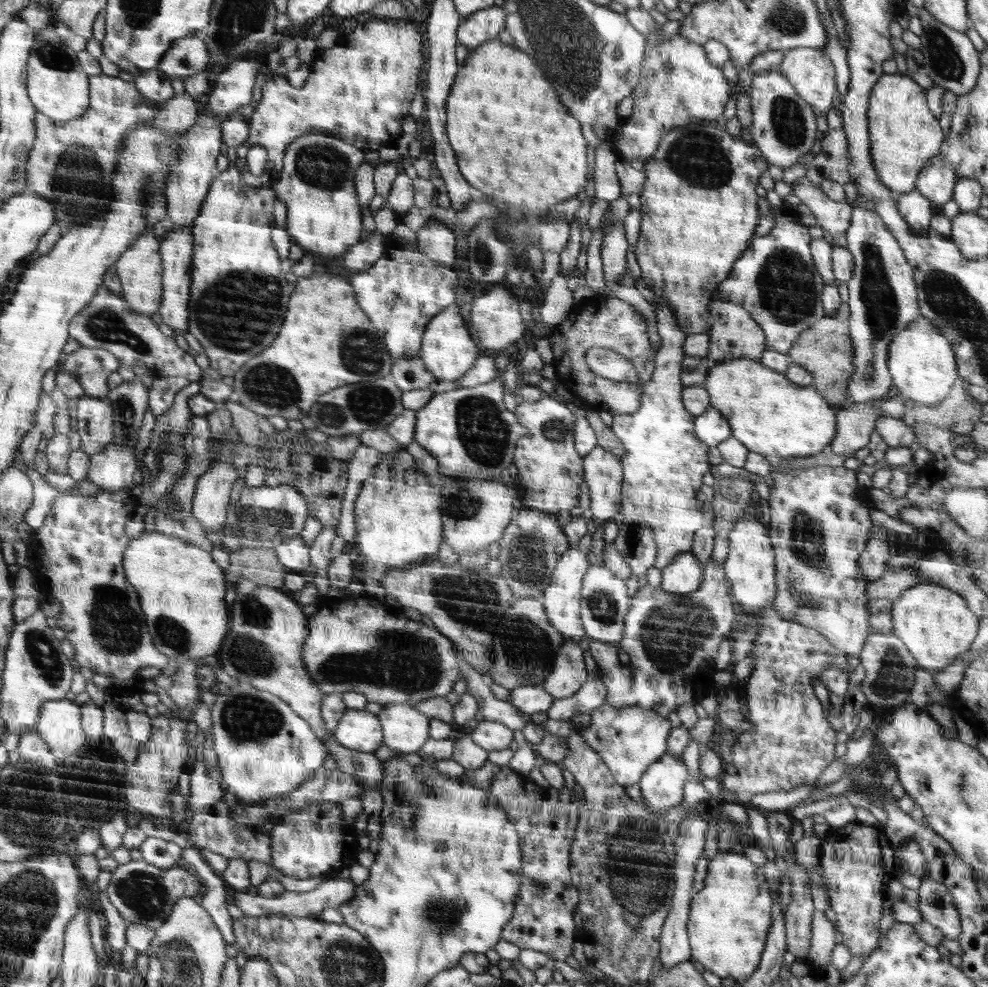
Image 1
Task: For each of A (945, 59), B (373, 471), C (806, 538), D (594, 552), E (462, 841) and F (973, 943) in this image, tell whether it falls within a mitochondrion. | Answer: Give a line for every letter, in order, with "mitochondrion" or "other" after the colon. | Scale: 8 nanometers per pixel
A: mitochondrion
B: other
C: mitochondrion
D: other
E: other
F: other

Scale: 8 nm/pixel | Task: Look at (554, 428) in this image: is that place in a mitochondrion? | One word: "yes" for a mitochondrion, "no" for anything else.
yes

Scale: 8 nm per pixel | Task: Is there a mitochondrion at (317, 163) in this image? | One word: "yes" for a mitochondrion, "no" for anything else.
yes

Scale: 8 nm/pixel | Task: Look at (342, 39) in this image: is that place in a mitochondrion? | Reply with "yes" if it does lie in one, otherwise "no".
no

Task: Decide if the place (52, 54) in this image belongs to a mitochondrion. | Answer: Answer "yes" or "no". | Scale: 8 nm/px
yes

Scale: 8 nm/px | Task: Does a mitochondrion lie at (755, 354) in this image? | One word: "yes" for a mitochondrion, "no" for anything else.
no

